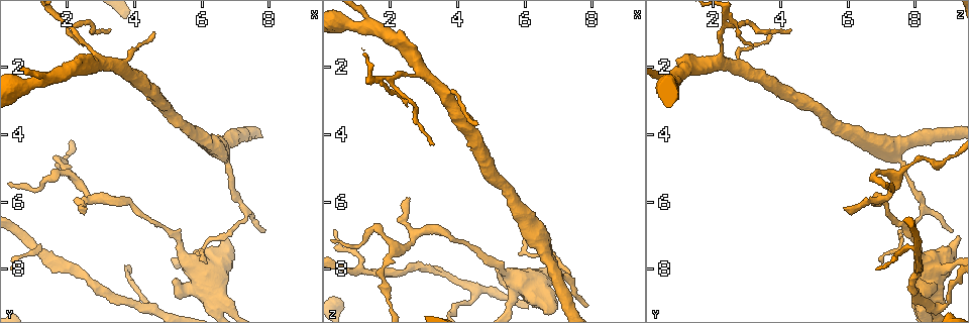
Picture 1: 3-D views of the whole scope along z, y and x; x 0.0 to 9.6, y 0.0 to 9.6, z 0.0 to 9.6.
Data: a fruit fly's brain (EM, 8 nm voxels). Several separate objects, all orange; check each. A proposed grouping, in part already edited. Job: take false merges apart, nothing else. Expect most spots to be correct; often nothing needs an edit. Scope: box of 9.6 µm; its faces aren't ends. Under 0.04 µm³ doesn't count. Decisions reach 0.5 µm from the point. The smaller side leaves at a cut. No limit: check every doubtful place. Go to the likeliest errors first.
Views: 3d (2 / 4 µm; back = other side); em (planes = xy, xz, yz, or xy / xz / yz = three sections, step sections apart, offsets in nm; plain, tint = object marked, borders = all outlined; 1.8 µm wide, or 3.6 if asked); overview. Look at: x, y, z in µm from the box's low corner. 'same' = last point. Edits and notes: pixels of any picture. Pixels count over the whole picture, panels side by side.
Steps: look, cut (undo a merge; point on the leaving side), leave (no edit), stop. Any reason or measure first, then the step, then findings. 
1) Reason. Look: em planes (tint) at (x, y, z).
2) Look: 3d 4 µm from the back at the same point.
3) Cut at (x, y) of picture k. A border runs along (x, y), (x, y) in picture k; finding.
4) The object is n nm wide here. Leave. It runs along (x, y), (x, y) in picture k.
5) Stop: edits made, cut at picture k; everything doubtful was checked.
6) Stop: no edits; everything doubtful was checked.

Side arm on a straight run. Look: em xy step 8 (tint) at (4.50, 9.05, 8.95).

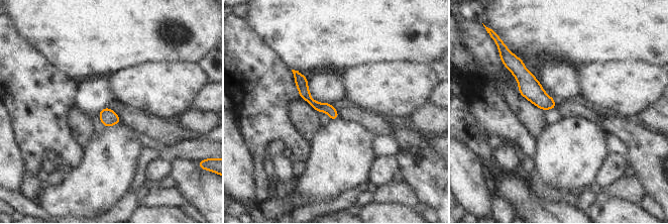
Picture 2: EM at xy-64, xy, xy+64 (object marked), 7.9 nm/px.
Leave. It runs along (296, 73), (307, 97), (334, 116) in picture 2; continuous, no second neuron.

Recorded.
Sharp bend. Look: 3d 4 µm at (7.35, 6.20, 8.25).

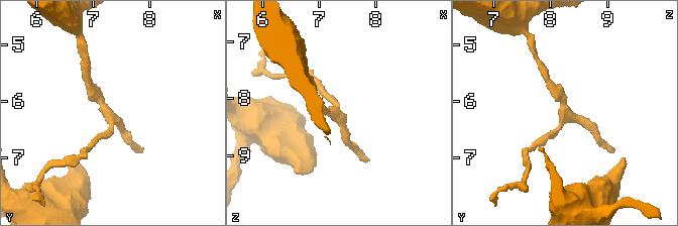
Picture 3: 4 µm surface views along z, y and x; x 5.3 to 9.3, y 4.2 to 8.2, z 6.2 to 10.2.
Look: em planes (tint) at (7.30, 6.25, 8.25).

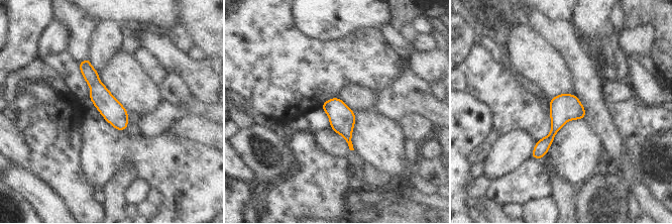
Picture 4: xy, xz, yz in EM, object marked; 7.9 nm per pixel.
Leave. It runs along (87, 62), (101, 98), (123, 127) in picture 4; all the same neuron.

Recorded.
Abrupt turn. Look: 3d 4 µm at (1.80, 4.85, 7.95).

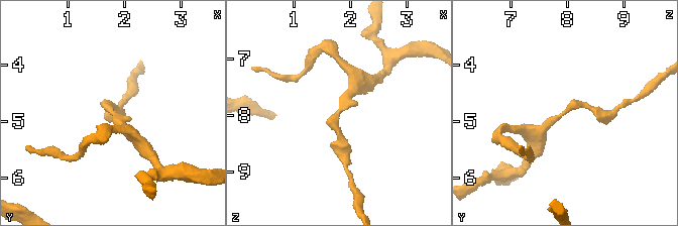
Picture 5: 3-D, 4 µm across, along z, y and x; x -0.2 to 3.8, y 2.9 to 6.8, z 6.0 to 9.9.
The arms are 200, 220 nm wide; shape alone is not enough. Look: em planes (tint) at (1.80, 4.85, 7.95).

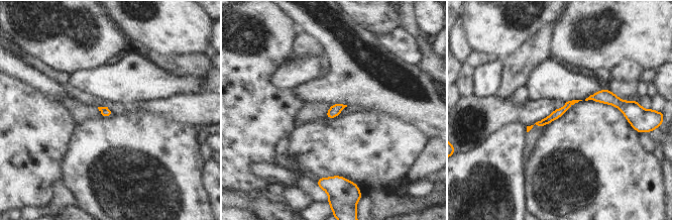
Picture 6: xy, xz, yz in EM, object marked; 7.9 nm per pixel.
The object is 70 nm wide here. Leave. It runs along (570, 103), (562, 111), (539, 123) in picture 6; one neuron here.

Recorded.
Small branch off a trunk. Look: em planes (tint) at (2.95, 1.95, 2.05).

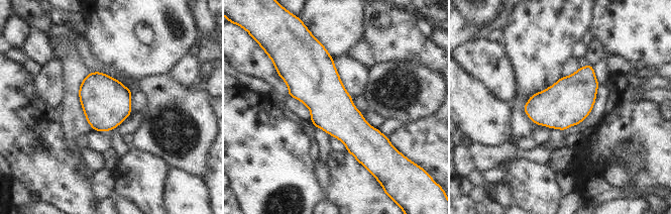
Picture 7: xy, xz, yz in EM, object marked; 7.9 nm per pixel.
The object is 340 nm wide here. Leave. Continuous, no second neuron.

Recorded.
Side arm on a straight run. Look: 3d 4 µm at (1.25, 2.45, 0.80).

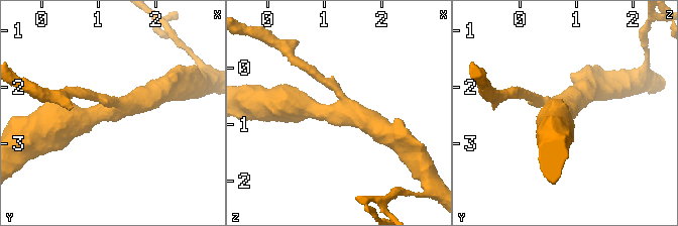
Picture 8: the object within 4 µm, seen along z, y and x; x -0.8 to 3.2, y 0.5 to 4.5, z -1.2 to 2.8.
3 arms meet here; the arms are 160, 420, 480 nm wide. Look: em planes (plain) at (1.25, 2.45, 0.85).

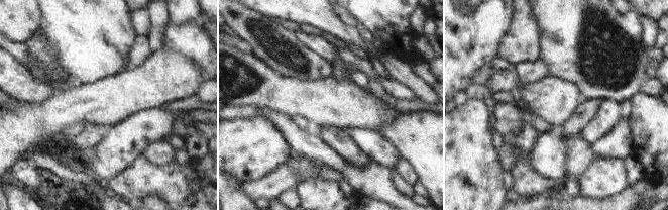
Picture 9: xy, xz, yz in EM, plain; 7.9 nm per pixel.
Look: em planes (tint) at the same point.

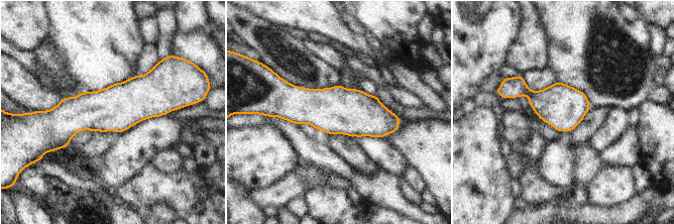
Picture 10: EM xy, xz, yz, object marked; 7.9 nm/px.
The object is 340 nm wide here. Leave. It runs along (173, 102), (129, 102), (52, 118) in picture 10; one neuron here.

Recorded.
Stop: no edits; everything doubtful was checked.

